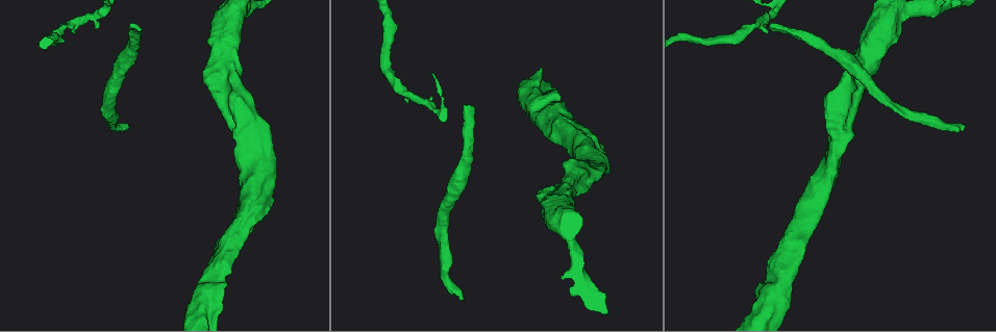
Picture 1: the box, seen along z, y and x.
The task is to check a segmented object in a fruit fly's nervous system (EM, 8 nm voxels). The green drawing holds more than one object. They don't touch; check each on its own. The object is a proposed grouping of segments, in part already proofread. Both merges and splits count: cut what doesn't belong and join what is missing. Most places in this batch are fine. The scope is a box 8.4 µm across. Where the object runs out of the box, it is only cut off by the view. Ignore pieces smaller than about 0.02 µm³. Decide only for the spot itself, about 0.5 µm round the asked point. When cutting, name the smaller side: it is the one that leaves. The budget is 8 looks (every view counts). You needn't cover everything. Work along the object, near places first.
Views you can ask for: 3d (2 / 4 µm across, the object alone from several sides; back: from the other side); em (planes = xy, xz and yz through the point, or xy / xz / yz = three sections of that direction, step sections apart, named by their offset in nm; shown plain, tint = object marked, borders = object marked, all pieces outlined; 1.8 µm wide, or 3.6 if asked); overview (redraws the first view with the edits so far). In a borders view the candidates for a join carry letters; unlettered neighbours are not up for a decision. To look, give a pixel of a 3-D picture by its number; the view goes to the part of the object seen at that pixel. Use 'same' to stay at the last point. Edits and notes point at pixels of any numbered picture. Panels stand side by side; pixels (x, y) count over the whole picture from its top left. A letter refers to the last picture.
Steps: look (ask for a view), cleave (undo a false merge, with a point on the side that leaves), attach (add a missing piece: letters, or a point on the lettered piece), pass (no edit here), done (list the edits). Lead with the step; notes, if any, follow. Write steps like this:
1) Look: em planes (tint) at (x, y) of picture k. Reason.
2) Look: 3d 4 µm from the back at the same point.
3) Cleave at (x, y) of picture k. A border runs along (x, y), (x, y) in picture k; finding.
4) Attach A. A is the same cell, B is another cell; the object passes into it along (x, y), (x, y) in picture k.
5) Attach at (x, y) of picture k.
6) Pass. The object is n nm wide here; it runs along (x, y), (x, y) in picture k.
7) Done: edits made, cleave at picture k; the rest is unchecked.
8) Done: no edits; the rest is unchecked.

Look: 3d 4 µm at (461, 298) of picture 1. An open end.

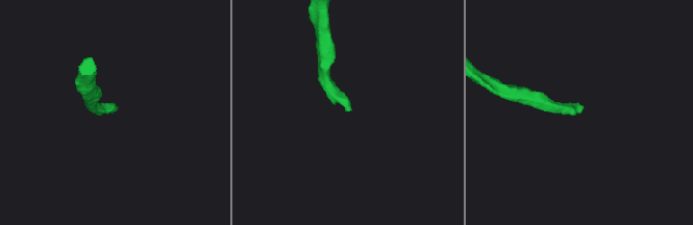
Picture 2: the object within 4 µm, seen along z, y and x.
Look: em xy step 16 (tint) at (583, 106) of picture 2. Now the EM.

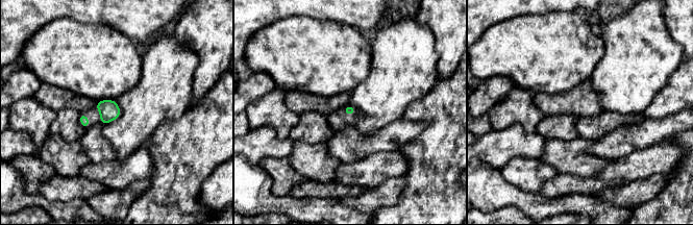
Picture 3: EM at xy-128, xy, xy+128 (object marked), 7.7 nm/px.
Look: em planes (borders) at the same point. Another direction.

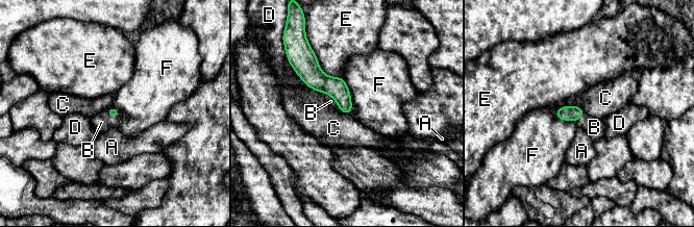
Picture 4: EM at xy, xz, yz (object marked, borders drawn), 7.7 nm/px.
Attach B. B is the same cell, A, C, D, E and F are other cells; it goes on there.

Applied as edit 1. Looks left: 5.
Look: 3d 2 µm at (221, 291) of picture 1. Thick end.

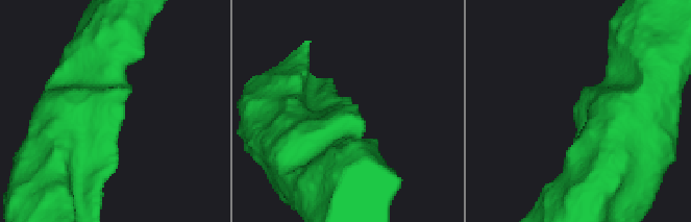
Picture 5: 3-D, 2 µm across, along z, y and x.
Look: em planes (borders) at (118, 115) of picture 5.

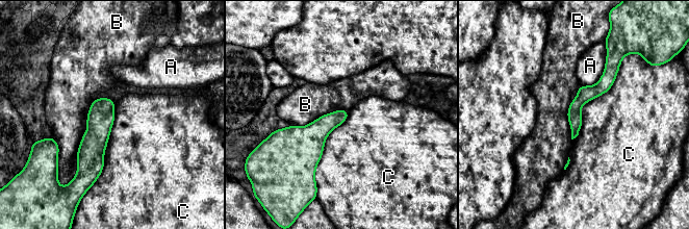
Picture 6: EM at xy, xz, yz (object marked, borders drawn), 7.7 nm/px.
Pass. A, B and C are other cells; it runs along (106, 100), (93, 144), (93, 177) in picture 6; no lettered piece goes on from it.

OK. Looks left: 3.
Look: 3d 4 µm at (252, 133) of picture 1. Arms run side by side.

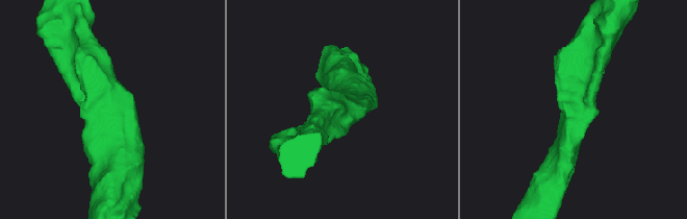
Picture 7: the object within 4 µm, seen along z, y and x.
Look: em planes (borders) at (573, 110) of picture 7. 3 arms meet here; the arms are 340, 420, 500 nm wide.

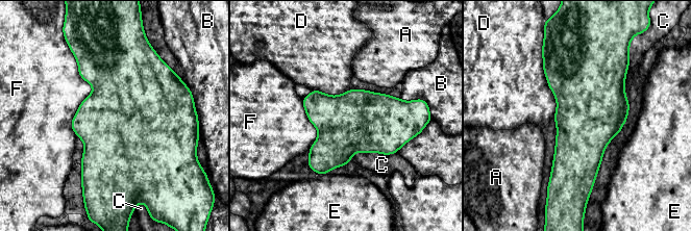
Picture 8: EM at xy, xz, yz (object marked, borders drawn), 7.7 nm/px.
Pass. The object is 480 nm wide here; A, B, C, D, E and F are other cells; a border runs along (541, 55), (556, 101), (553, 119) in picture 8; all the same neuron.

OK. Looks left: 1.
Done: edits made, attach at picture 4; the rest is unchecked.

